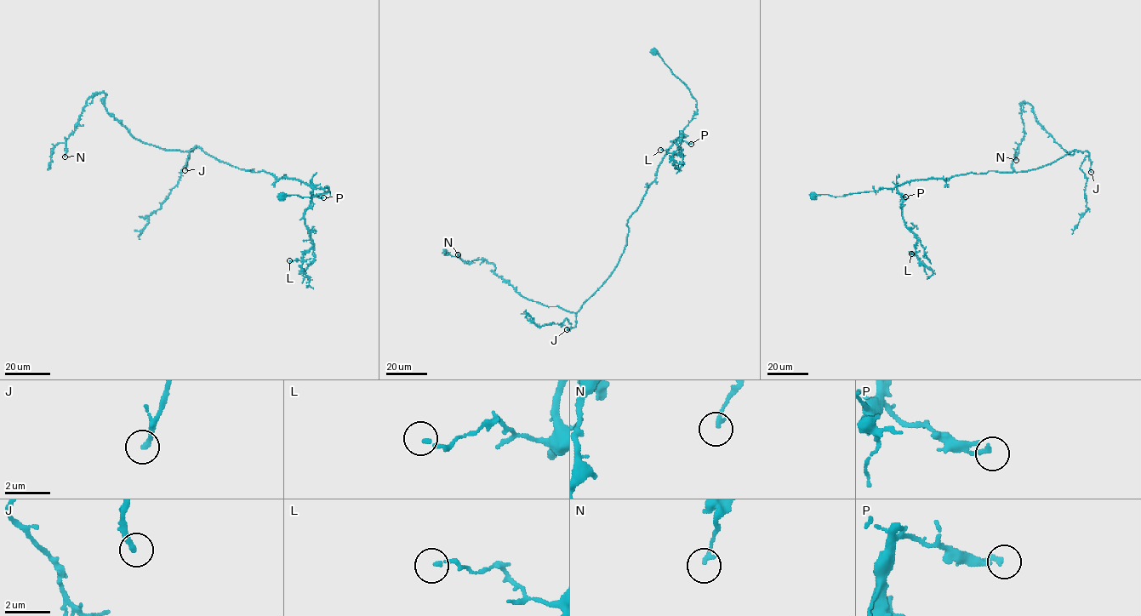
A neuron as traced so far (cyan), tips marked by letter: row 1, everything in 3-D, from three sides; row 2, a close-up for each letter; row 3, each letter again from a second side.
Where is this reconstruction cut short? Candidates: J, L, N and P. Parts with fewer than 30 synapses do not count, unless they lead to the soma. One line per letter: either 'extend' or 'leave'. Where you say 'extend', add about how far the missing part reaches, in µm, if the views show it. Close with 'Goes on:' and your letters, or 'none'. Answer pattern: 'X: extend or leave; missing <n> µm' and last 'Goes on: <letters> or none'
J: extend; missing 40 µm
L: leave
N: leave
P: leave
Goes on: J

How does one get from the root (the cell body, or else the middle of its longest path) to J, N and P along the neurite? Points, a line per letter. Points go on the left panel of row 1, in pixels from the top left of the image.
J: (282, 197), (313, 197), (330, 191), (298, 179), (277, 179), (265, 171), (236, 168), (196, 145), (185, 170)
N: (282, 197), (330, 191), (197, 146), (141, 142), (108, 113), (102, 93), (87, 99), (65, 156)
P: (282, 197), (292, 194), (313, 197), (330, 191), (311, 186), (313, 194), (323, 197)

